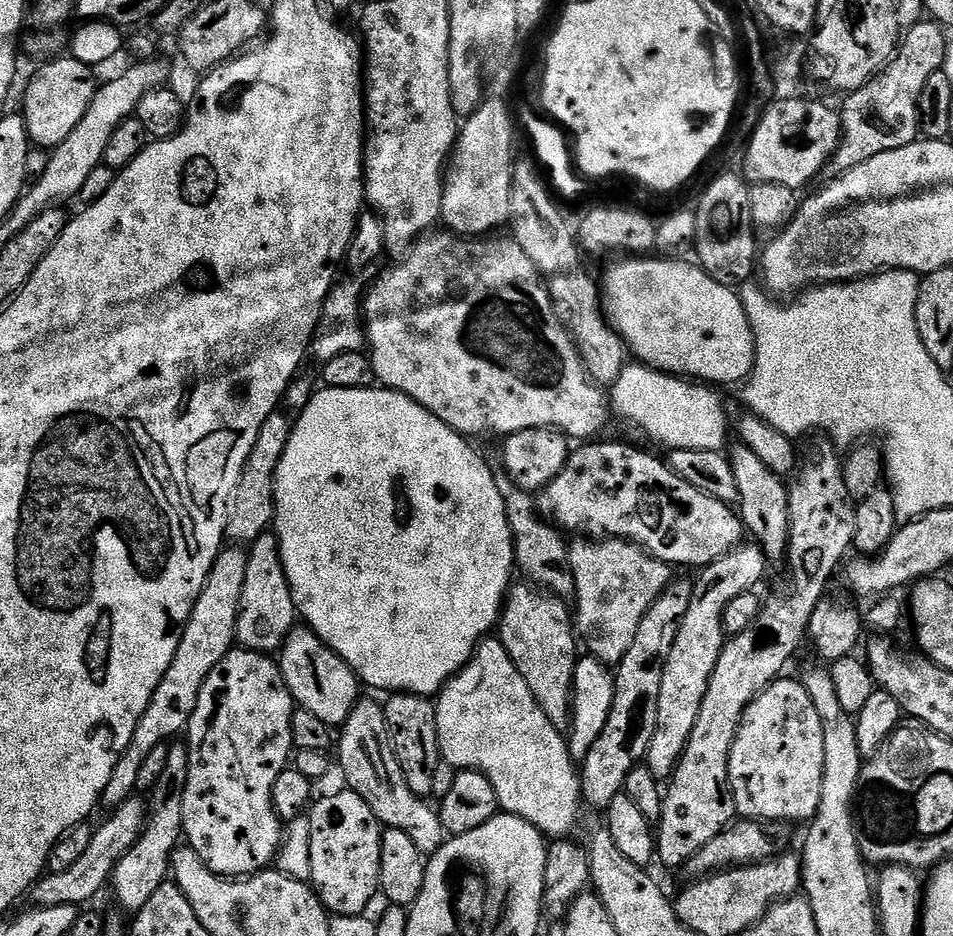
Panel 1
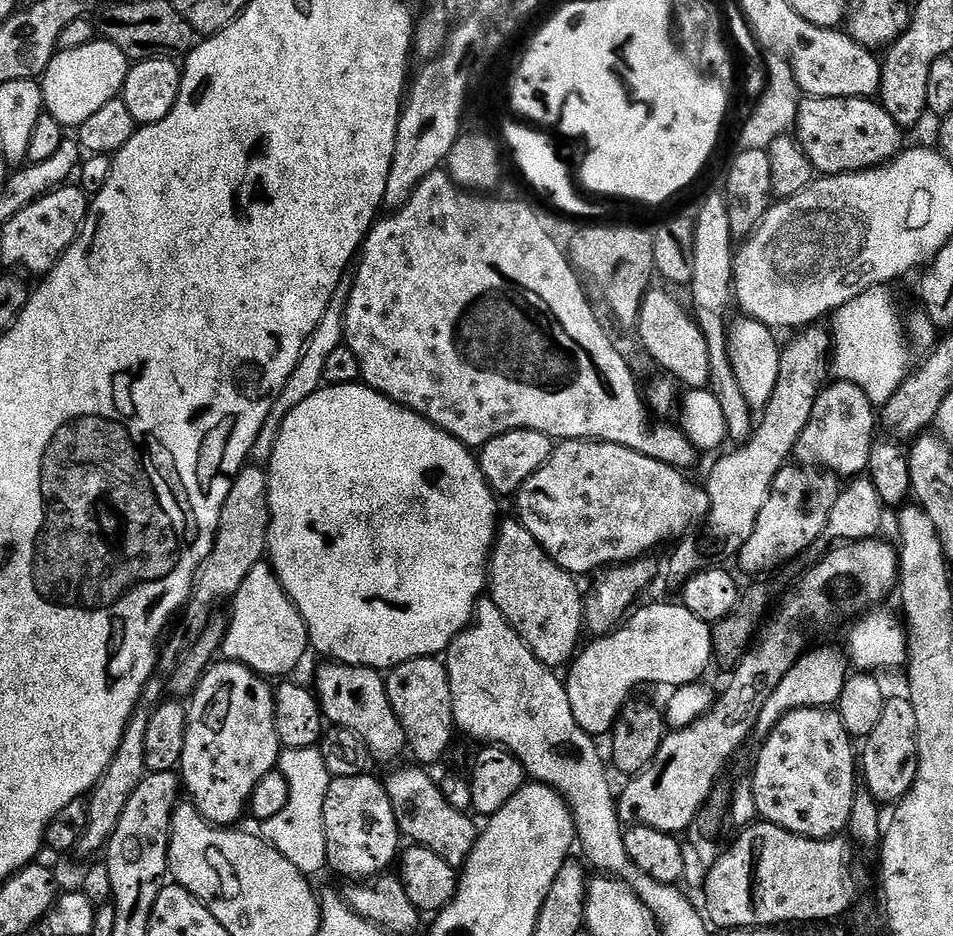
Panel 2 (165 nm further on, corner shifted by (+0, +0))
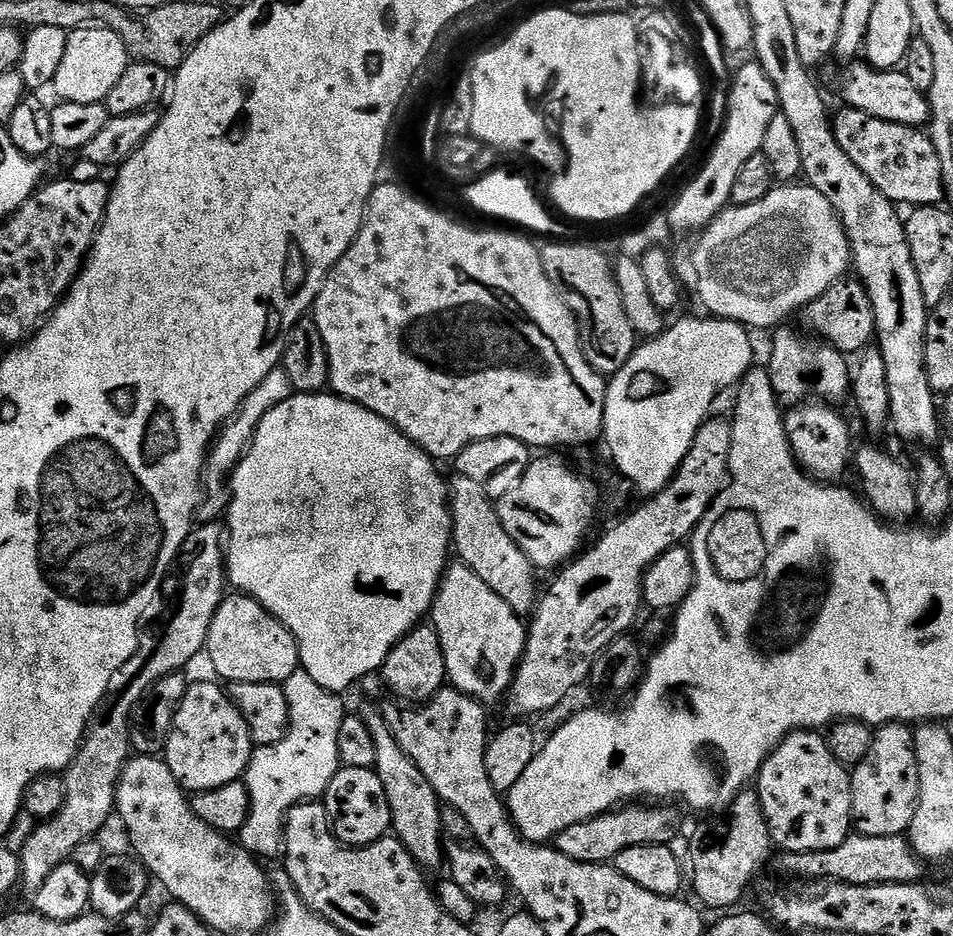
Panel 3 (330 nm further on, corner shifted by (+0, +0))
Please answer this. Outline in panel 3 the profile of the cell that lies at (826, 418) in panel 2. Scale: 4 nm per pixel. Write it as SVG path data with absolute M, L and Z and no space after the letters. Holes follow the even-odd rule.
M789 326L777 327L773 334L770 362L766 367L774 386L776 400L781 407L790 409L803 403L809 396L808 382L812 382L813 390L819 399L831 404L849 397L851 393L852 368L845 353L838 351L831 343L817 337L806 338Z

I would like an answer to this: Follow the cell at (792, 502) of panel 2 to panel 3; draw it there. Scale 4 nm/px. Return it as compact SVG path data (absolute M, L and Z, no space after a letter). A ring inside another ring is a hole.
M803 402L787 409L784 417L786 438L790 442L790 450L796 456L796 462L809 476L821 481L832 482L844 471L849 471L850 461L854 456L852 432L844 421L844 416L831 403Z

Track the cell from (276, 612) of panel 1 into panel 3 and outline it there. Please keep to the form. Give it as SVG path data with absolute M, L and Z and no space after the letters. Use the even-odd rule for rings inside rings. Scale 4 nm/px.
M243 594L225 595L218 606L214 622L210 622L206 656L212 659L212 668L221 676L219 679L232 684L270 682L283 685L284 680L300 668L300 651L290 630L252 596Z

